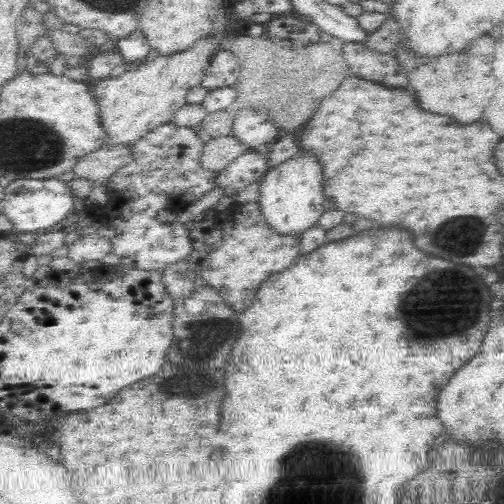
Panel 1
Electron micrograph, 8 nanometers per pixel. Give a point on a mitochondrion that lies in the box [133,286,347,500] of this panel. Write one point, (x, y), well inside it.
(200, 339)

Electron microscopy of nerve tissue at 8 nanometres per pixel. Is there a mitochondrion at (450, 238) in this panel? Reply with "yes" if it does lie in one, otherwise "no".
yes

